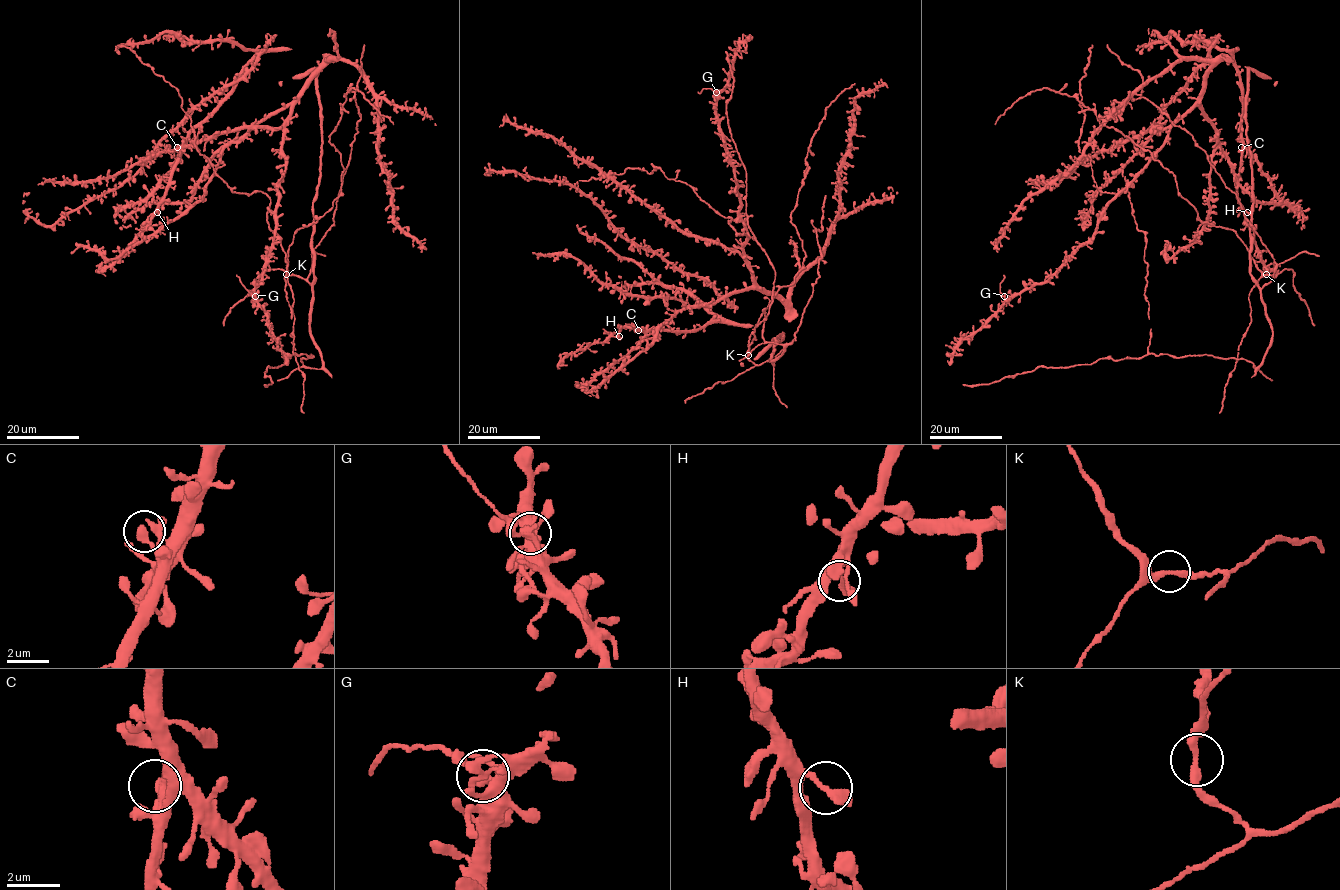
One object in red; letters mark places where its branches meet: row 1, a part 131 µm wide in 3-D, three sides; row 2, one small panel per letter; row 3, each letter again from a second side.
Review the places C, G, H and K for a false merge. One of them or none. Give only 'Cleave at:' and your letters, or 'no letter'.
Cleave at: G

